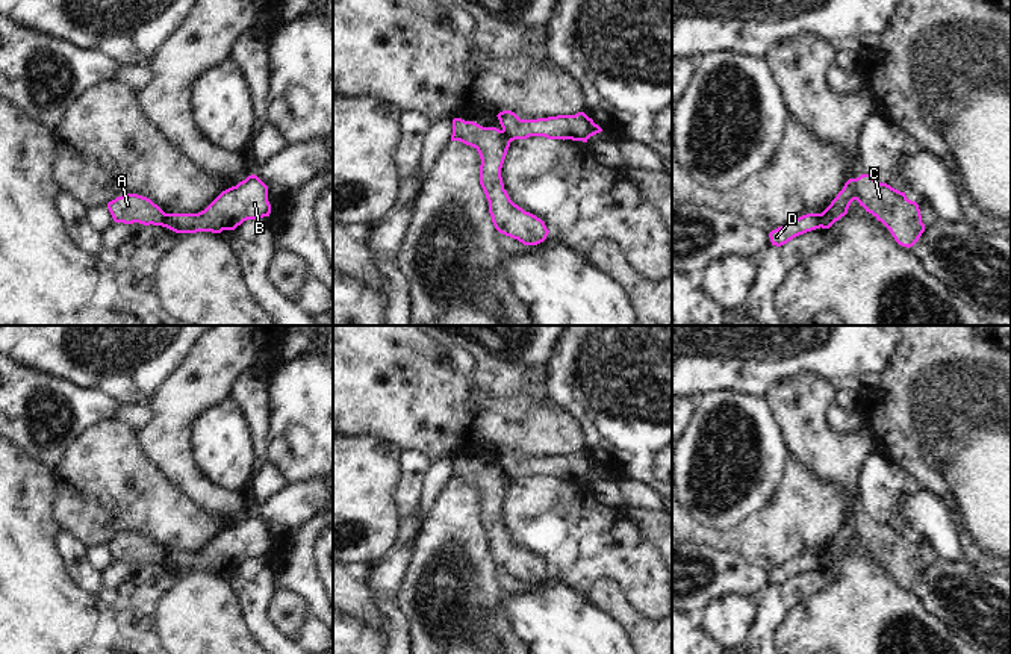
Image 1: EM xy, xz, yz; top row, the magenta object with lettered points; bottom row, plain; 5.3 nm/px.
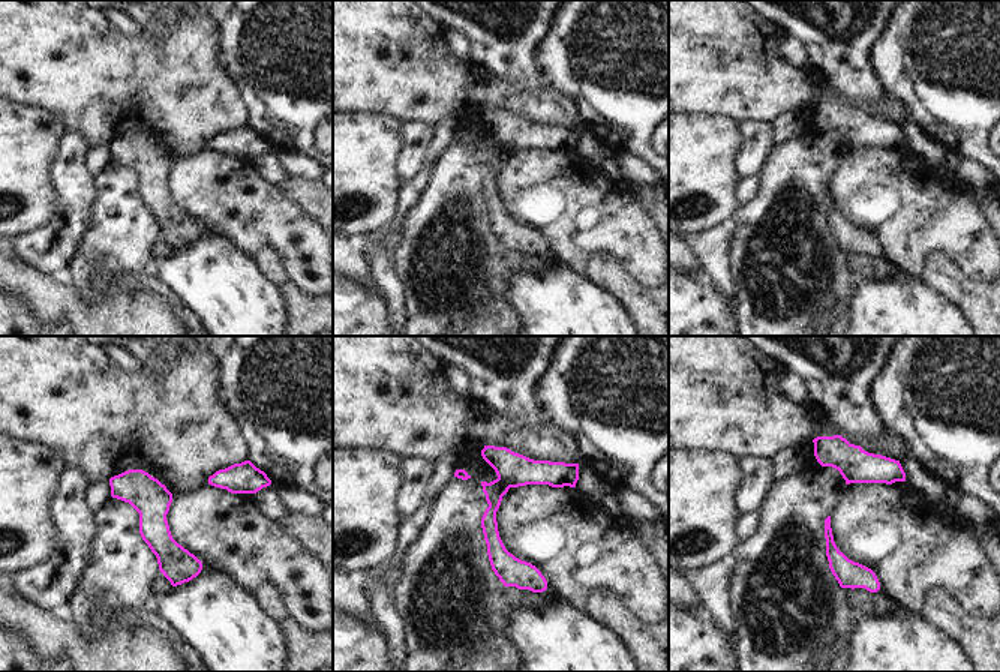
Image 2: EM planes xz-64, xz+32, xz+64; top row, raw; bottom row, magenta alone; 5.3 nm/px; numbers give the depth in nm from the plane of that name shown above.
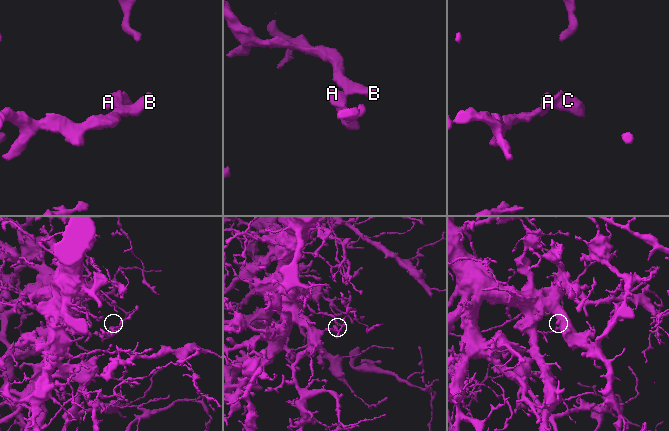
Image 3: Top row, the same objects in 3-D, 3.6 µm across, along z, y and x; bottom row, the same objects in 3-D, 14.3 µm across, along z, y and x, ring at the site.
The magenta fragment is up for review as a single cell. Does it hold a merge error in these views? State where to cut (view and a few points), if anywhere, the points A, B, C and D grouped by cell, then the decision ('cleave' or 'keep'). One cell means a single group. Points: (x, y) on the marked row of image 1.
xy (167, 214), (164, 226) | A C / B D | cleave

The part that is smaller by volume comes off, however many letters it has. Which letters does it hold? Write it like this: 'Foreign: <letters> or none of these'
Foreign: A, C

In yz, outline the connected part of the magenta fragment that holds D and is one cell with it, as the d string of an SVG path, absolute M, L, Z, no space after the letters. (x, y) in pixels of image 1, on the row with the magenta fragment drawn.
M820 213L802 215L769 233L772 245L781 247L793 238L820 229Z

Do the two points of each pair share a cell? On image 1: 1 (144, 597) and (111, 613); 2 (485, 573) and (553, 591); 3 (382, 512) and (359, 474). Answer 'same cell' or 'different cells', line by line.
1: same cell
2: different cells
3: same cell

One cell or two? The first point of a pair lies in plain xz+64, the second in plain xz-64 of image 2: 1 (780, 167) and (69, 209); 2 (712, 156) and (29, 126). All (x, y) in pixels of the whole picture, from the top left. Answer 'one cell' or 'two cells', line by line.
1: two cells
2: one cell

